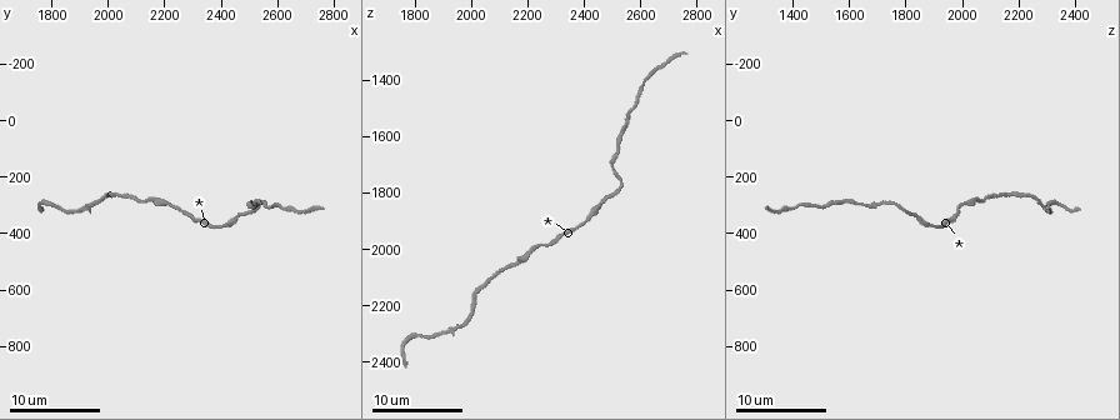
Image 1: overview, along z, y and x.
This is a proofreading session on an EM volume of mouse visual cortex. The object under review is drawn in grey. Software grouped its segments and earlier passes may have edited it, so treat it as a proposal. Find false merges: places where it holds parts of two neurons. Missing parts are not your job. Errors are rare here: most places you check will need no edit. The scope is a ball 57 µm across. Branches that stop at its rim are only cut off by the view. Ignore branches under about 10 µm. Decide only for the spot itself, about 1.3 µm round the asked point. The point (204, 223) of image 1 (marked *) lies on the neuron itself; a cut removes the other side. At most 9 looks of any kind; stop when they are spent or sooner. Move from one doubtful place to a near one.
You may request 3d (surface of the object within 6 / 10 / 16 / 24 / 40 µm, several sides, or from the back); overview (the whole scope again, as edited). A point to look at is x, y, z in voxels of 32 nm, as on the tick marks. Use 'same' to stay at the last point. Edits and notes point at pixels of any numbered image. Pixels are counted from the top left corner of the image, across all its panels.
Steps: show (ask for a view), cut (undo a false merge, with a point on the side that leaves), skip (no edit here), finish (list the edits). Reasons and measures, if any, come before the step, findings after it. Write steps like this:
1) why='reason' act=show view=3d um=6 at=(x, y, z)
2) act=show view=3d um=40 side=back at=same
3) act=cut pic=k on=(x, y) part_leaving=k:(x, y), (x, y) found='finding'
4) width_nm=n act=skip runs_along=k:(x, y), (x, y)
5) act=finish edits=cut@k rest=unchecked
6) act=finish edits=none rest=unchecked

why='a narrow waist' act=show view=3d um=10 at=(2570, 310, 1500)

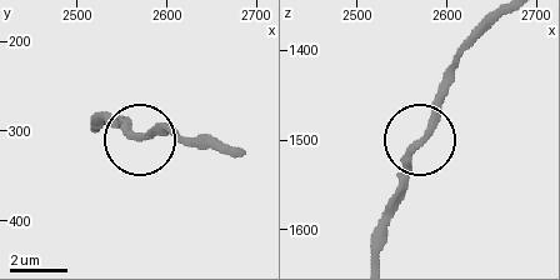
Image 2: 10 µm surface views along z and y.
act=show view=3d um=10 side=back at=(2565, 305, 1505)

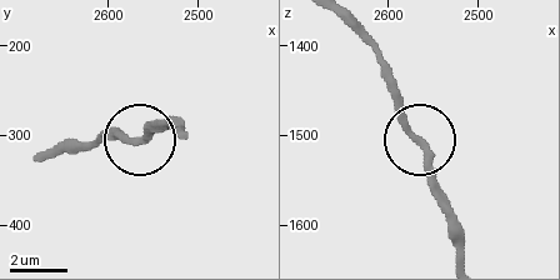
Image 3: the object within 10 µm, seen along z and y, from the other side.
act=skip found='all the same neuron'

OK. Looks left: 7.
why='sudden change in width' act=show view=3d um=6 at=(2460, 330, 1850)

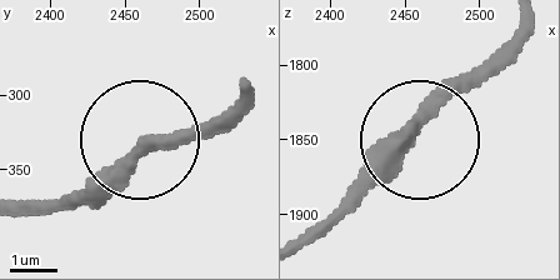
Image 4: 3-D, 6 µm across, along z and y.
act=show view=3d um=6 side=back at=(2456, 342, 1842)

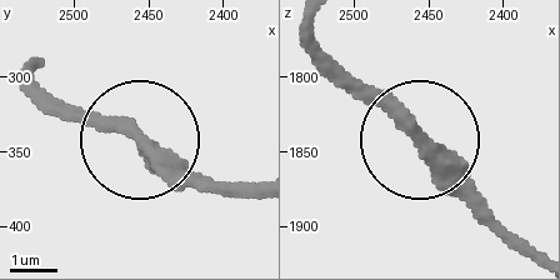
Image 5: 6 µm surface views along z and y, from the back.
act=skip runs_along=5:(250, 181), (179, 178), (130, 138), (63, 110) found='one neuron here'

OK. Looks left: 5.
why='a narrow waist' act=show view=3d um=10 at=(2530, 290, 1640)

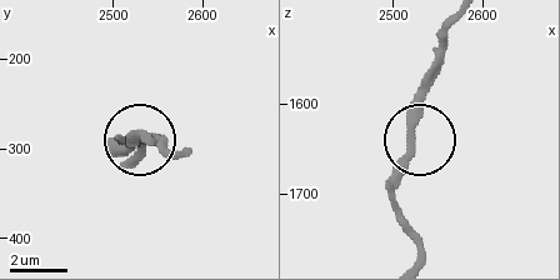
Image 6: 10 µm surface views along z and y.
act=skip found='continuous, no second neuron'

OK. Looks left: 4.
why='sudden change in width' act=show view=3d um=10 at=(2160, 280, 2040)

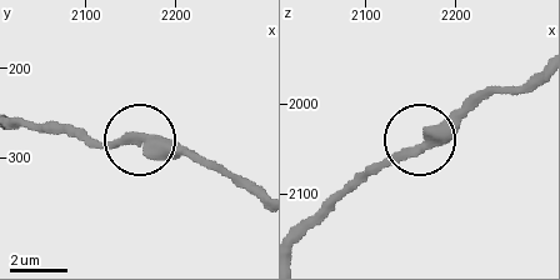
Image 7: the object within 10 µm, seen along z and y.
act=show view=3d um=10 side=back at=(2160, 280, 2045)

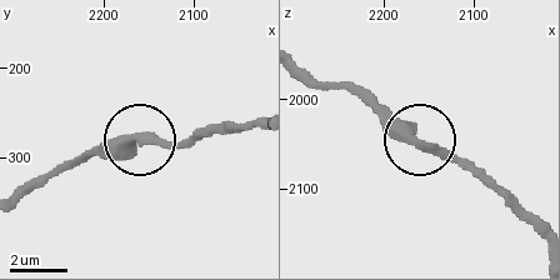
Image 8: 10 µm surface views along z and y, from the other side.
act=skip runs_along=8:(306, 74), (371, 100), (464, 160), (498, 194) found='all the same neuron'

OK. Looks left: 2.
act=finish edits=none rest=unchecked

